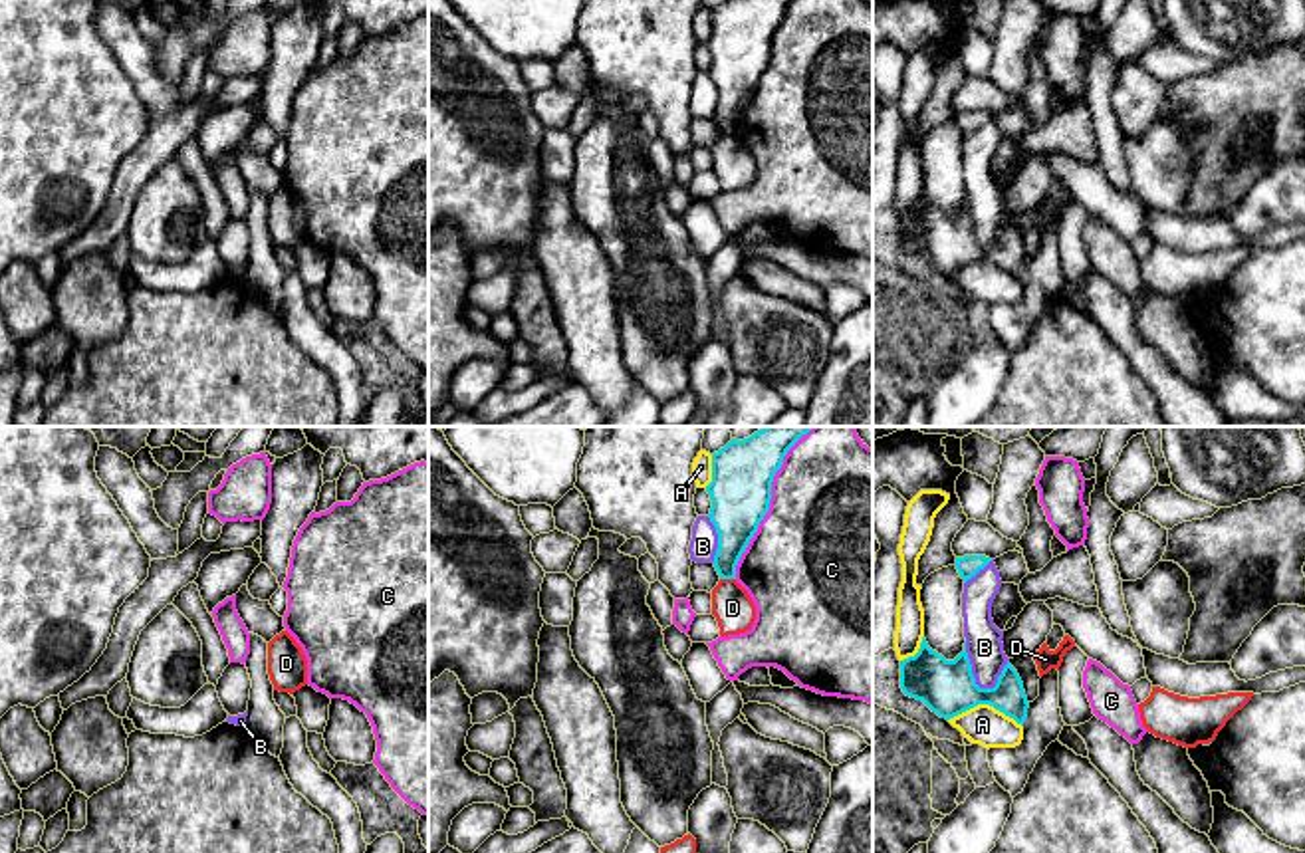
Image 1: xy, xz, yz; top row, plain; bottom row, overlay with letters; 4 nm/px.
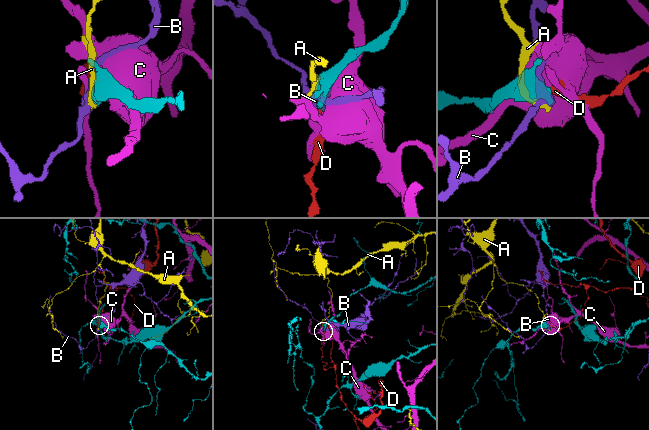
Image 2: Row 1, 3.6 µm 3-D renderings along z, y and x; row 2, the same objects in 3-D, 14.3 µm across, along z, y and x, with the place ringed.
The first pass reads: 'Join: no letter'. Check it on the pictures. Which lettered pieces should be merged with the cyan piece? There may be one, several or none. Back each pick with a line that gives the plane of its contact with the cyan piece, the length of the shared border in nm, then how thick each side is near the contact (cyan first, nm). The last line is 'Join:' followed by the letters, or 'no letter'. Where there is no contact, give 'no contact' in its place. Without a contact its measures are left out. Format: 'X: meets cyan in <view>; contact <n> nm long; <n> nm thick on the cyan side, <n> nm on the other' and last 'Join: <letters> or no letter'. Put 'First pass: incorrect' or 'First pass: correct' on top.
First pass: correct
Join: no letter

